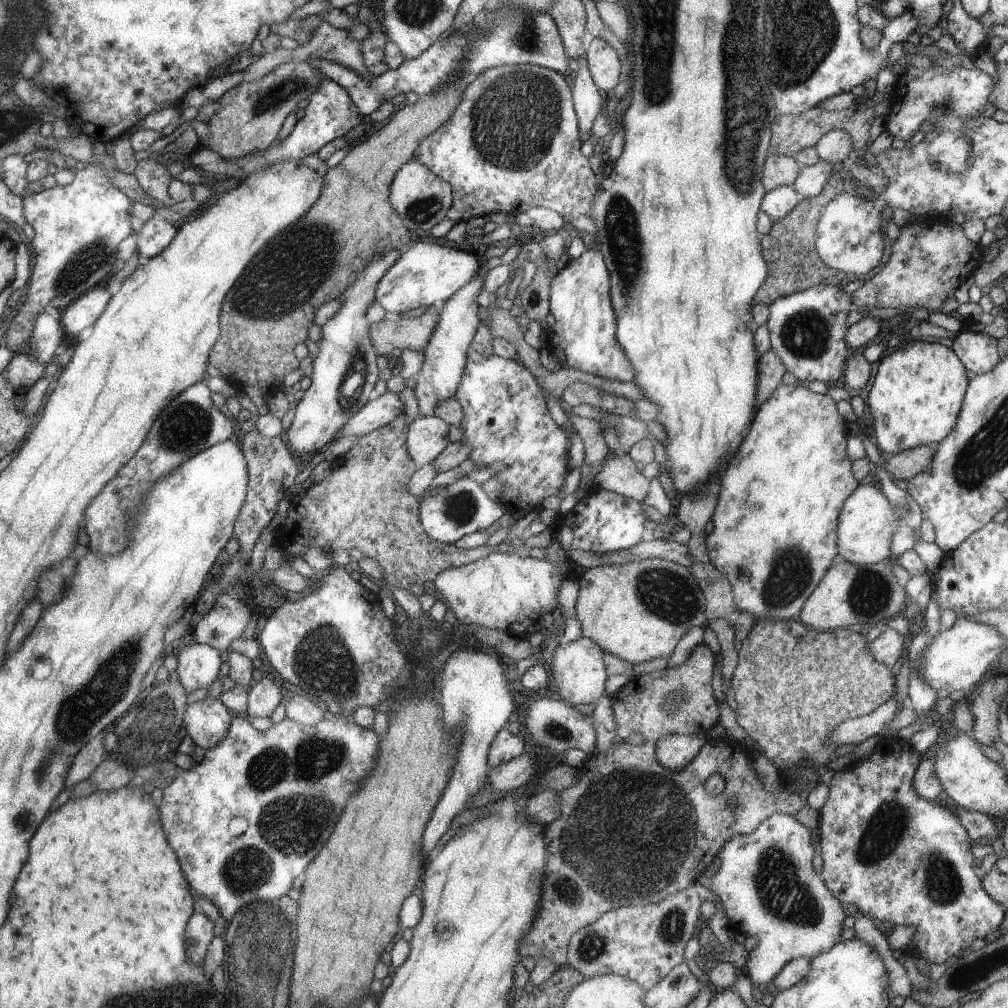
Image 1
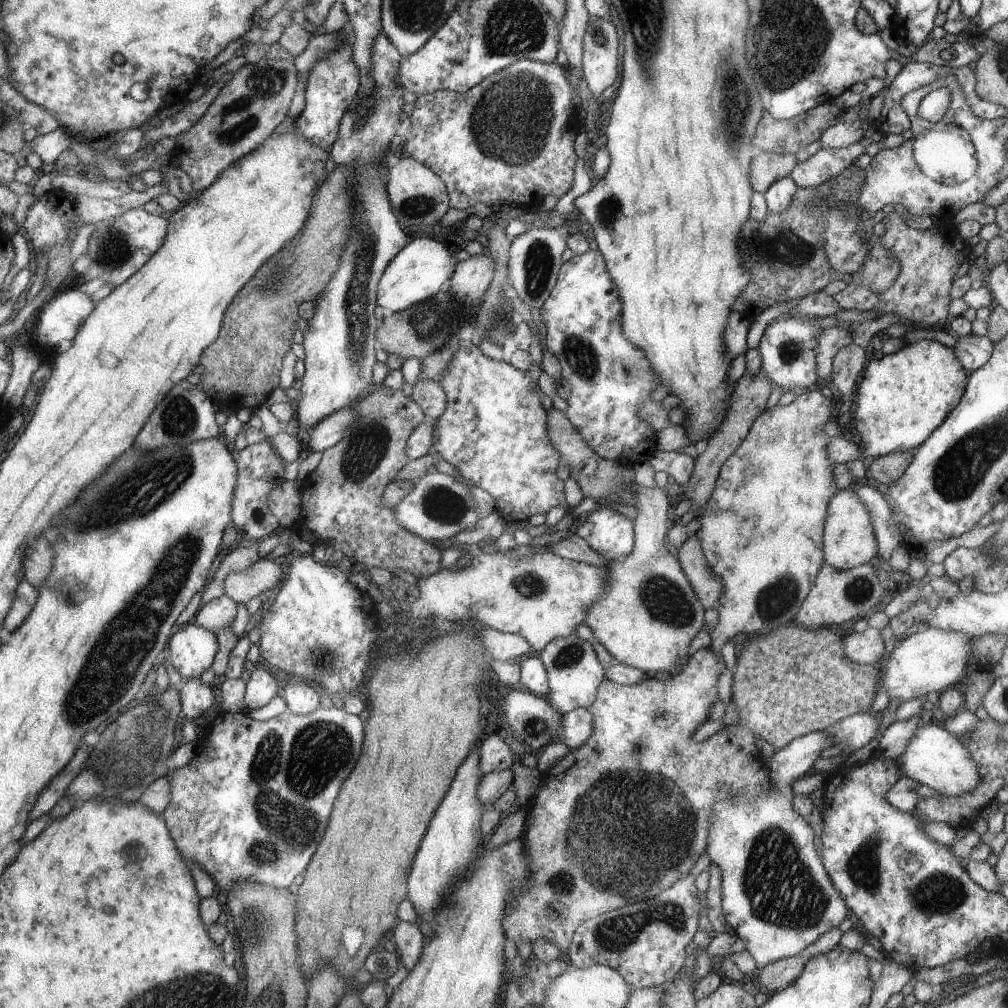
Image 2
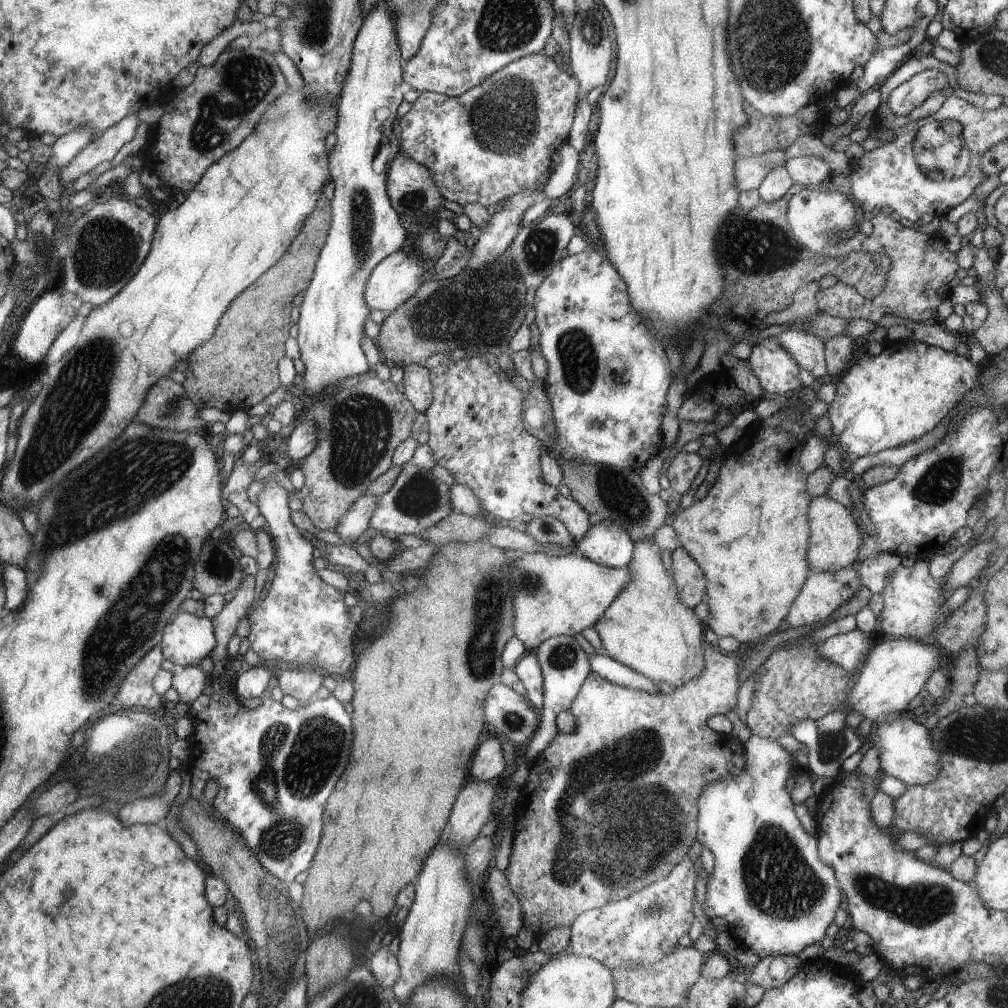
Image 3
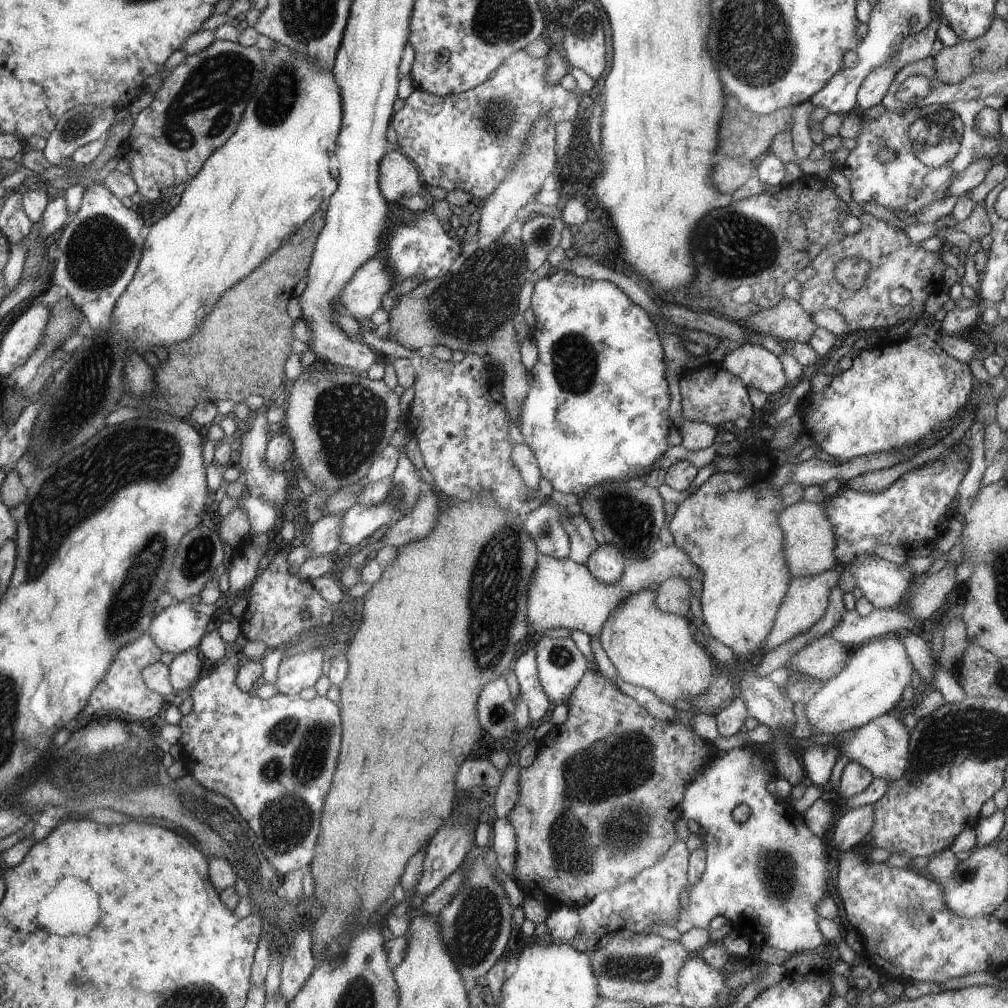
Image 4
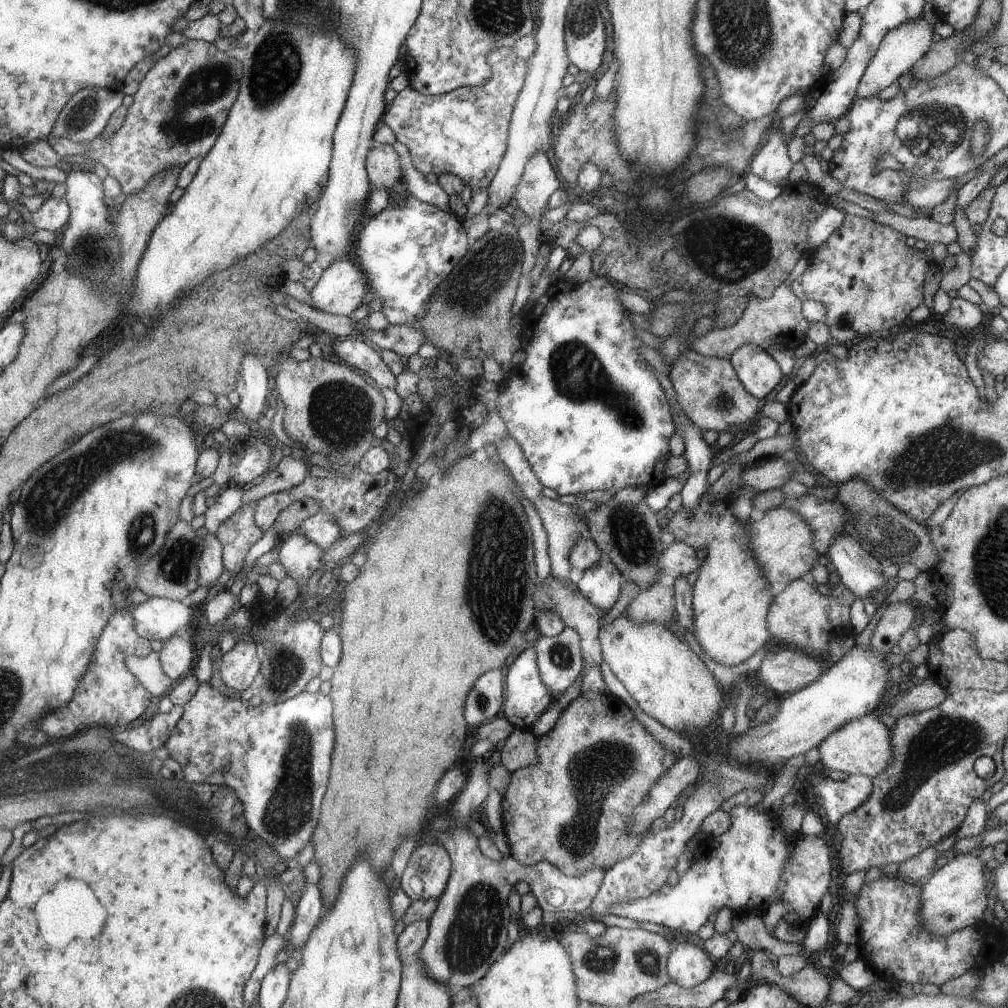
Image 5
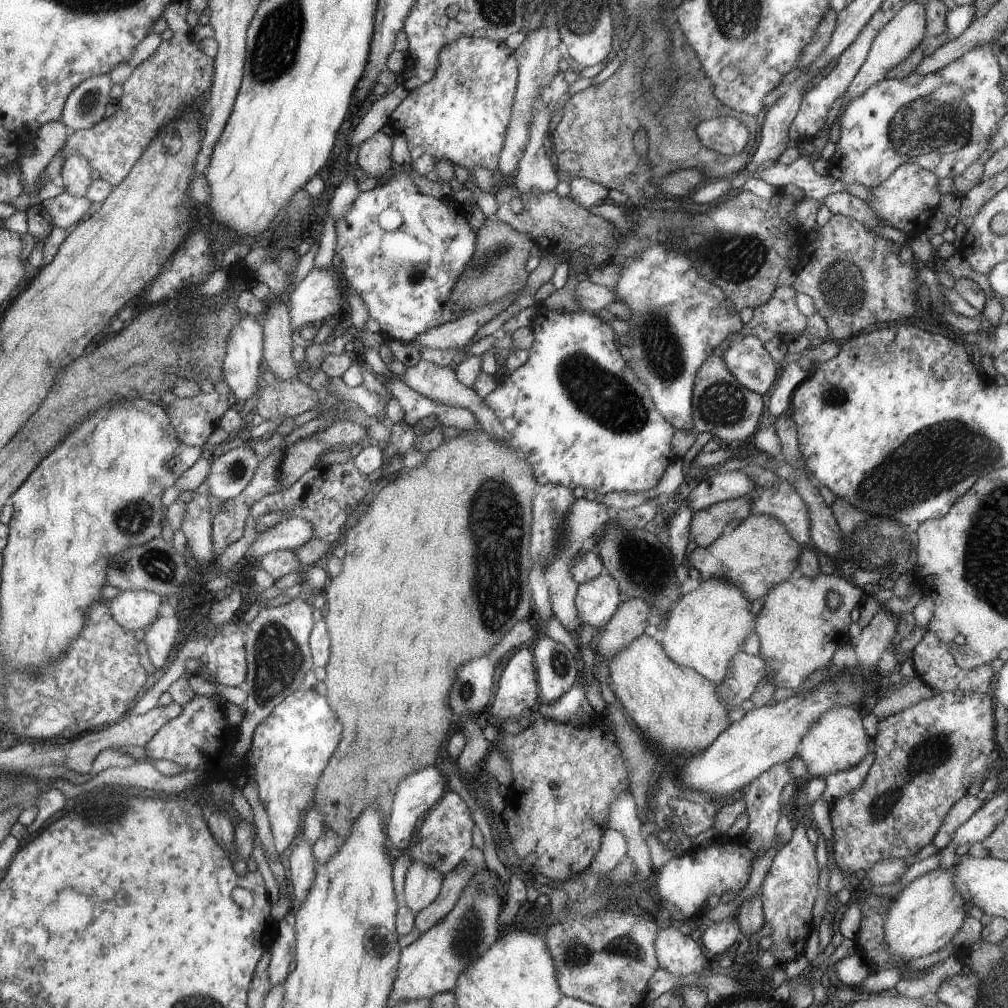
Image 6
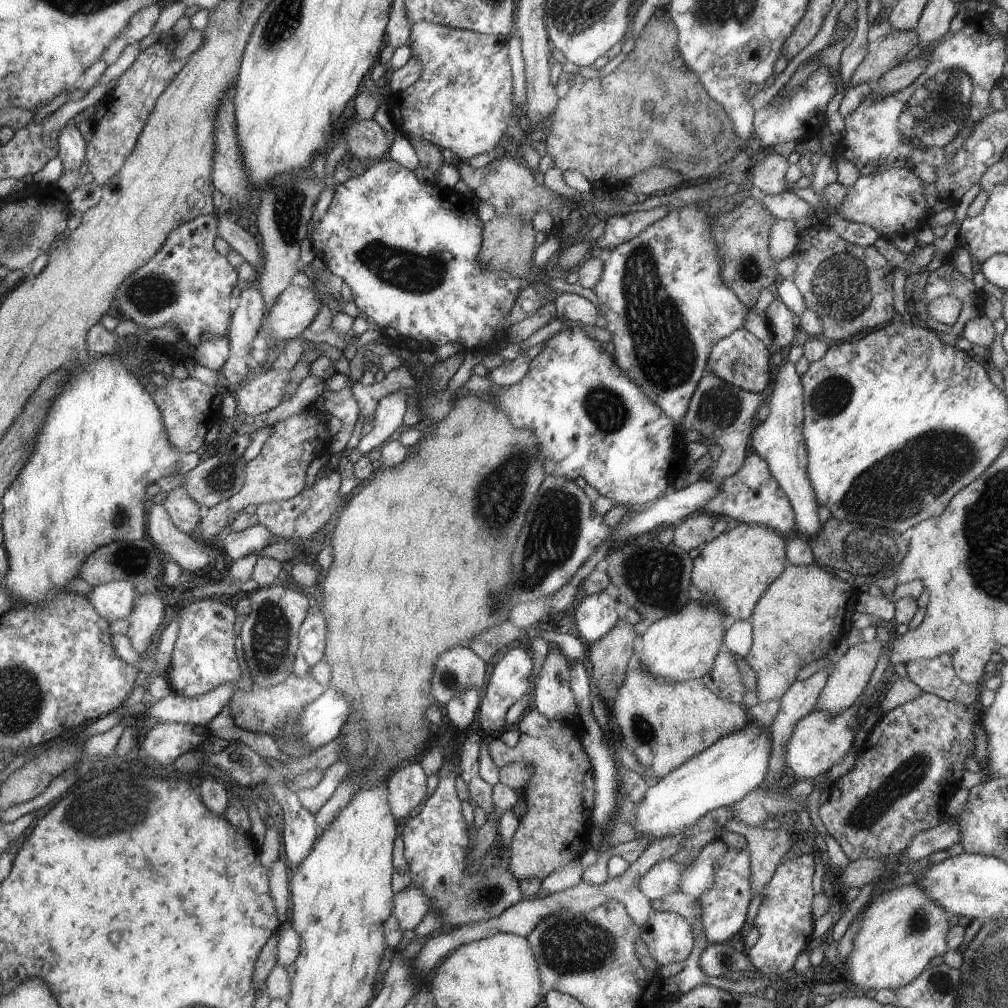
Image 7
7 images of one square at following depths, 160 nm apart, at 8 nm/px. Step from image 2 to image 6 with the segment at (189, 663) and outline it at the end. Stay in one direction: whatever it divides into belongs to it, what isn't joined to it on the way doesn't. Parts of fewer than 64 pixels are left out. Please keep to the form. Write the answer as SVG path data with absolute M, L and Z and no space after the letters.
M123 591L107 602L114 620L131 631L150 628L164 609L162 596L150 591Z

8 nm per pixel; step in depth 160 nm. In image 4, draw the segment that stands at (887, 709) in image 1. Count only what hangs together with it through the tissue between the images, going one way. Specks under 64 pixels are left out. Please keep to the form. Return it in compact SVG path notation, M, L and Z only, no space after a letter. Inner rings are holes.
M747 744L729 751L718 750L718 756L709 767L686 789L682 805L684 820L696 822L706 834L702 839L705 852L708 852L706 869L700 880L691 887L688 908L682 908L675 926L680 933L693 928L708 929L710 920L724 916L730 925L740 926L756 949L765 946L780 948L786 952L816 950L824 942L818 928L820 914L816 912L818 902L828 896L830 872L826 868L828 854L824 838L816 835L809 825L800 822L796 814L774 798L768 784L778 779L776 765L764 753ZM739 804L750 807L749 818L742 823L734 821L732 810Z

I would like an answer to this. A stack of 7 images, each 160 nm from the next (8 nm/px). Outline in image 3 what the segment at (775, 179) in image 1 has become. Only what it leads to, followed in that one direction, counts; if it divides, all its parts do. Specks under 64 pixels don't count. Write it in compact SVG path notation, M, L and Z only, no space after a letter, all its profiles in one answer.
M770 151L761 155L737 157L736 182L741 191L756 190L764 177L776 167L784 167L787 163L785 151Z

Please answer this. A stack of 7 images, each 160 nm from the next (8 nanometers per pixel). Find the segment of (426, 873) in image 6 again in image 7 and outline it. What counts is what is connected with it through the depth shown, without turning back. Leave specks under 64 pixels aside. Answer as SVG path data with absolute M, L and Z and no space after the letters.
M410 884L396 895L393 915L403 931L414 929L430 911L430 903L422 888Z

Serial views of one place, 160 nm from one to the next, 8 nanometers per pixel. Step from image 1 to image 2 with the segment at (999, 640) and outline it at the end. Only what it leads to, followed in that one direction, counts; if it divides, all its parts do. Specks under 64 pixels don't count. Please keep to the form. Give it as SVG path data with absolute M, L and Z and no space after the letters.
M926 628L916 634L898 642L894 650L887 654L885 660L887 665L882 673L881 686L886 689L890 702L895 700L910 701L922 696L926 697L929 692L942 693L948 686L959 686L971 668L968 664L970 660L970 636L962 632L946 632L936 628Z

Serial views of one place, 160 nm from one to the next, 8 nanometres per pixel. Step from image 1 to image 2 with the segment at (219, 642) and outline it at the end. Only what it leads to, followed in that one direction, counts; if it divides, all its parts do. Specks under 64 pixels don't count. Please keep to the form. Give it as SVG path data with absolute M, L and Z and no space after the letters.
M220 596L208 604L200 607L193 616L193 621L202 628L209 629L210 632L218 633L220 628L233 624L238 612L238 604L228 598L228 596Z

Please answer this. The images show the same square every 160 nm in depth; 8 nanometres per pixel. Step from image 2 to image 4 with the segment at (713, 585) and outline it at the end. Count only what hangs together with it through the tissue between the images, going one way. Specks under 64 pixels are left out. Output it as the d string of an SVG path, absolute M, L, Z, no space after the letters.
M670 577L656 590L658 608L665 613L674 613L681 617L691 618L690 598L693 594L688 585L690 579Z

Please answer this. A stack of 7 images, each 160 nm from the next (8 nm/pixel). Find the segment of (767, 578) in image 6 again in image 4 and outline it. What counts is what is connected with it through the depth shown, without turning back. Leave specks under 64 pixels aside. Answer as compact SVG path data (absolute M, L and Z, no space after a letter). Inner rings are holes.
M798 501L793 505L787 506L781 512L781 527L785 532L785 553L786 560L789 563L790 572L794 577L799 576L816 576L818 573L834 569L837 561L837 532L834 528L833 521L829 519L829 513L825 509L826 504L813 503L808 501ZM676 544L662 547L648 558L635 560L625 567L620 578L613 583L605 583L595 577L585 564L572 559L541 556L537 570L529 582L527 620L530 639L542 638L552 628L568 628L584 631L591 638L600 636L604 624L612 612L630 595L649 587L650 583L663 583L670 577L689 579L692 570L691 557Z

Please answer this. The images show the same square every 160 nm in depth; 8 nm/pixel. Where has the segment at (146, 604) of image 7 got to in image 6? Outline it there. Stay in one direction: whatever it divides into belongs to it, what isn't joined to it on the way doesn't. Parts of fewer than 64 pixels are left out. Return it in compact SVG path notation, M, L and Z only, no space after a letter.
M160 615L151 625L145 629L145 639L148 646L148 654L154 668L163 673L168 666L170 652L180 636L180 622L178 618L168 618Z

